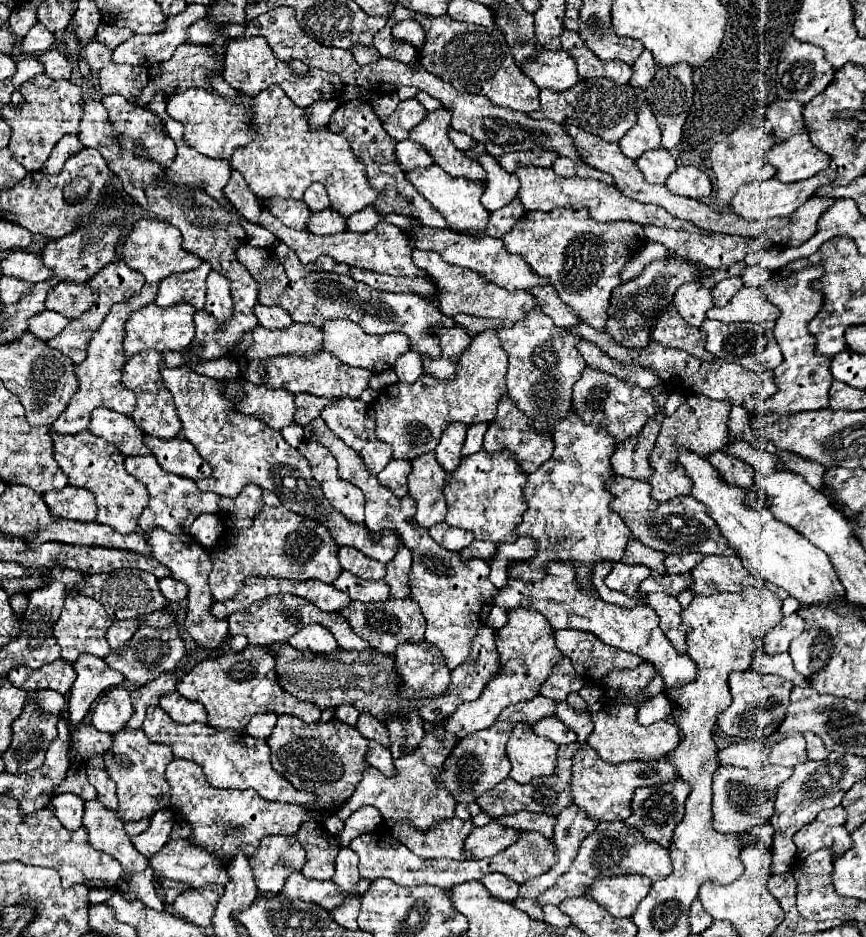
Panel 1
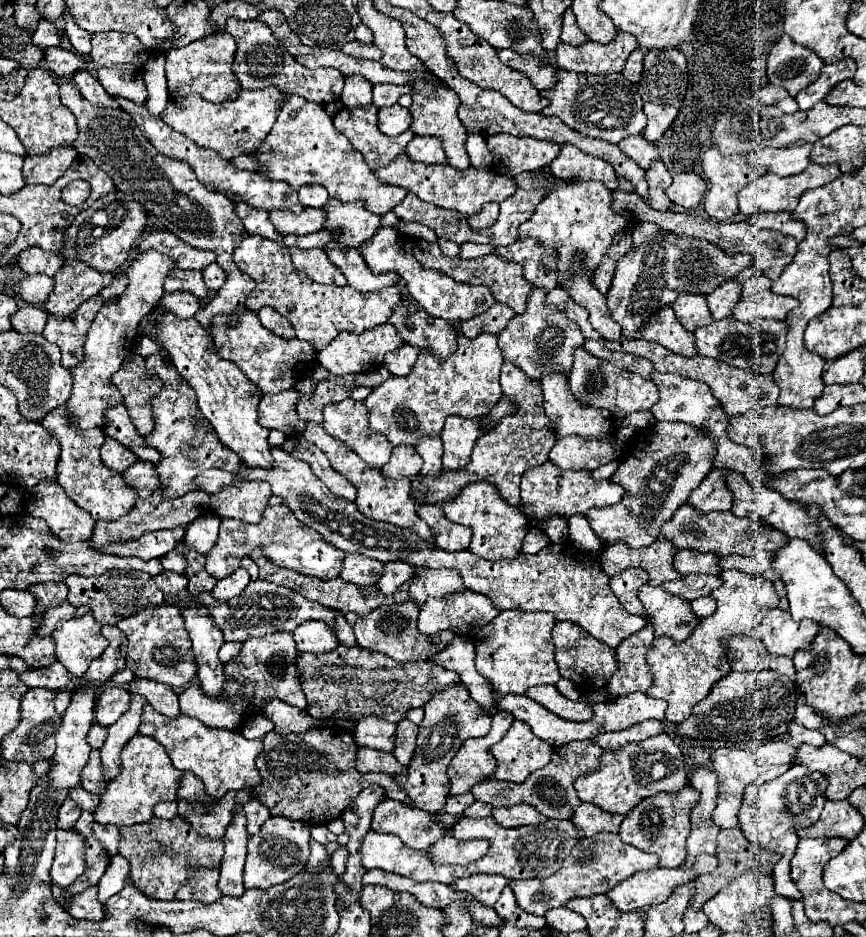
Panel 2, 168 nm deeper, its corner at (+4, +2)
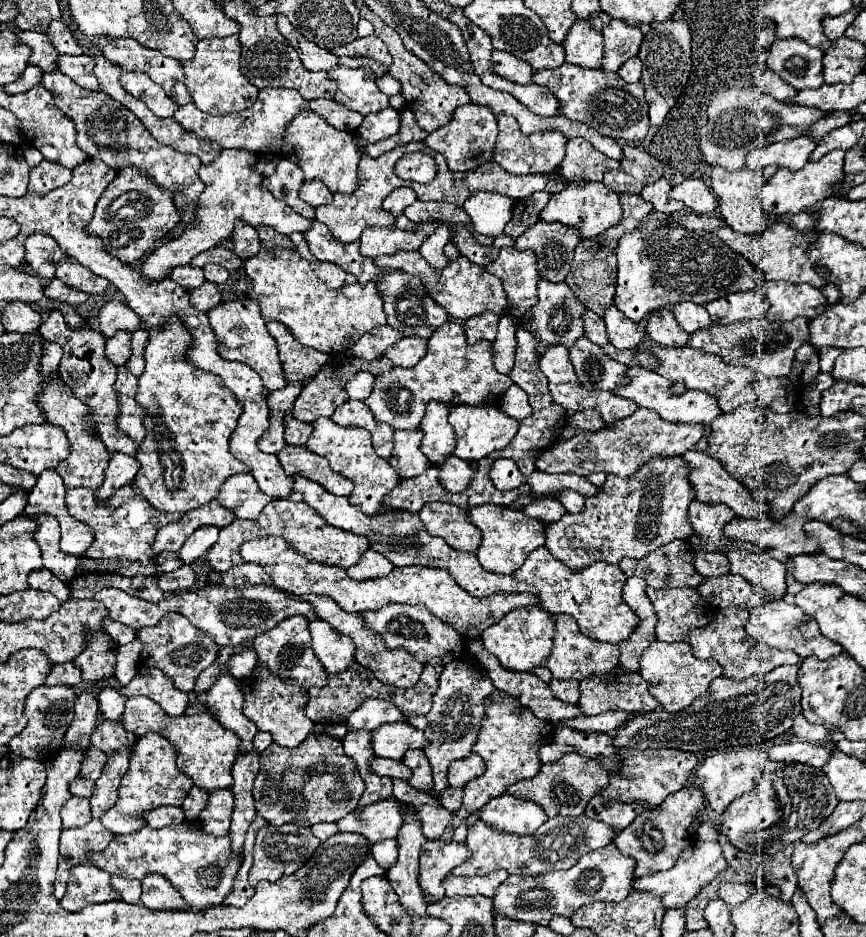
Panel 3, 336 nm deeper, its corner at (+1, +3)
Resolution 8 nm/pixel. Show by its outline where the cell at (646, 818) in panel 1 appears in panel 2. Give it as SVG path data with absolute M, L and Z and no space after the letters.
M684 787L676 793L656 793L642 799L628 815L624 817L618 835L624 843L630 843L646 853L656 853L660 857L660 867L678 867L686 857L686 837L690 833L690 807L698 801L698 791Z

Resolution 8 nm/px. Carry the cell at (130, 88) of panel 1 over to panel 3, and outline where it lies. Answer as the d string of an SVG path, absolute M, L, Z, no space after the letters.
M123 72L121 84L127 92L147 104L147 108L157 114L159 118L171 118L177 110L177 104L165 94L161 86L157 86L147 74L143 72Z

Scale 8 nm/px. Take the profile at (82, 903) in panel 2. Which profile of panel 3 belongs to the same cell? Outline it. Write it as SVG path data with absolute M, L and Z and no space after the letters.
M77 864L71 868L67 892L59 900L61 908L67 912L79 912L87 904L95 902L111 902L117 900L119 894L111 888L111 876L93 864Z

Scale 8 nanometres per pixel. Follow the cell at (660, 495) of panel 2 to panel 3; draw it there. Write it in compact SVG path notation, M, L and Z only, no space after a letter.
M681 456L653 458L627 480L609 474L599 492L585 500L583 512L565 514L547 528L545 548L577 572L595 562L619 564L623 558L639 560L677 538L691 538L693 528L687 520L687 506L695 496L687 474L689 468L685 468Z

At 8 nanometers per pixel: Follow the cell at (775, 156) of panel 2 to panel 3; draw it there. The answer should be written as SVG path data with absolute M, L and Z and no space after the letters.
M799 136L799 138L793 138L793 140L769 144L769 146L751 150L745 156L745 166L749 170L759 170L759 168L777 164L781 168L799 170L799 168L803 168L807 164L809 154L813 152L815 146L817 144L809 136Z

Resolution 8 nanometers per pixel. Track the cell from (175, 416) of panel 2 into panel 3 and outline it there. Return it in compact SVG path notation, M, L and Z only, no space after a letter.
M171 316L163 328L149 328L149 340L145 346L145 372L139 376L137 382L139 390L135 394L135 400L145 410L143 420L147 436L135 454L141 468L133 482L133 488L141 492L151 502L151 506L161 512L185 514L189 510L205 506L217 498L219 488L227 478L241 472L249 472L249 468L237 458L233 458L233 454L229 452L229 436L237 428L237 420L243 408L233 398L233 394L221 384L221 378L197 370L185 360L185 354L191 344L193 338L189 330L181 324L179 316Z

